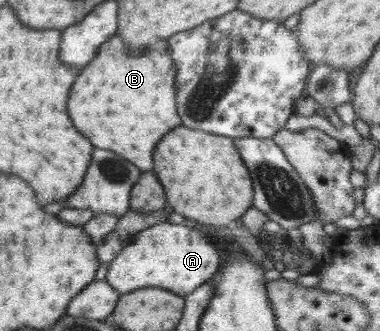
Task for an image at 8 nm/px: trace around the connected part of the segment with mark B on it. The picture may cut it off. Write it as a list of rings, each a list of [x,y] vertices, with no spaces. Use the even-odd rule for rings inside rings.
[[[119,34],[109,37],[95,58],[80,71],[67,104],[75,128],[85,134],[93,146],[121,154],[142,172],[153,171],[151,156],[157,142],[171,128],[182,125],[175,108],[176,72],[174,60],[167,56],[169,45],[165,39],[159,39],[147,48],[135,58],[129,55]]]

